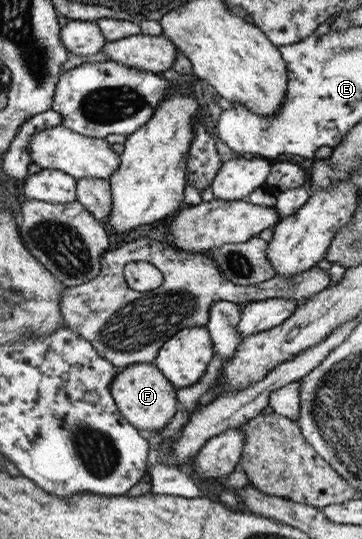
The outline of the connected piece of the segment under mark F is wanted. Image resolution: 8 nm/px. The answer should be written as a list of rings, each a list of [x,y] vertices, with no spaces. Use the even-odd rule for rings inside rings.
[[[152,362],[134,363],[120,369],[112,382],[111,392],[124,419],[147,436],[164,430],[180,410],[175,387]]]

